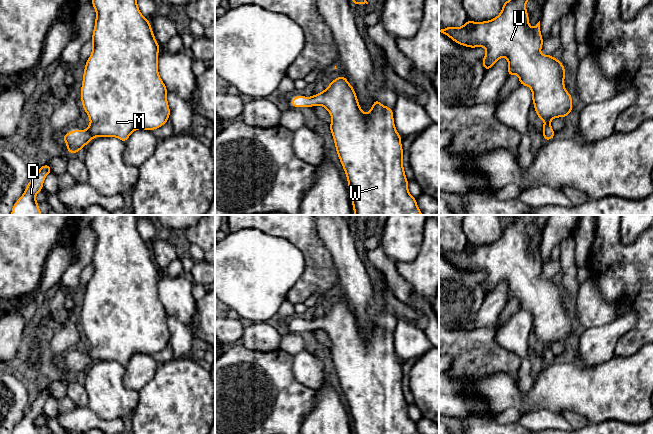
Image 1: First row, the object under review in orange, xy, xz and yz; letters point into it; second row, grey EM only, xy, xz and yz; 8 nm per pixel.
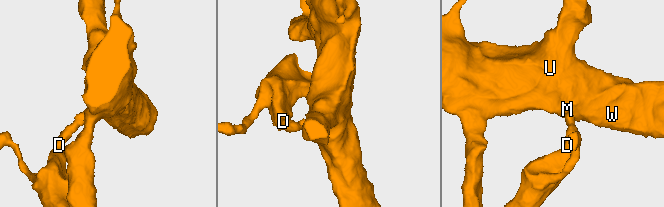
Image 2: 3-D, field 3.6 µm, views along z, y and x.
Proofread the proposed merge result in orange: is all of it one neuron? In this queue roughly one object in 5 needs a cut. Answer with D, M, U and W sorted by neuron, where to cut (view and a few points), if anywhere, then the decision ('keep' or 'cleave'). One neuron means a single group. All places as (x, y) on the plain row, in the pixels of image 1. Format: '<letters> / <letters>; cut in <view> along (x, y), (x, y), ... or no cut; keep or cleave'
D M U W; no cut; keep

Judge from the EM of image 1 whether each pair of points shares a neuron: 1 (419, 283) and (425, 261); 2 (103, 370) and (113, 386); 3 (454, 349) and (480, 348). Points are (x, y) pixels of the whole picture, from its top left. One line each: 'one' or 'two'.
1: one
2: one
3: one

